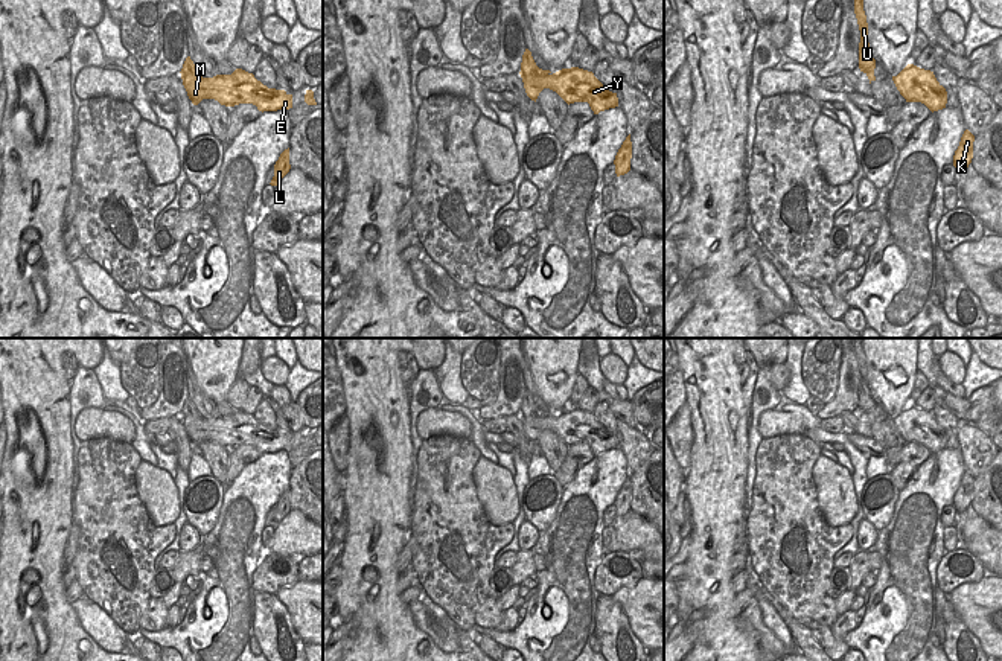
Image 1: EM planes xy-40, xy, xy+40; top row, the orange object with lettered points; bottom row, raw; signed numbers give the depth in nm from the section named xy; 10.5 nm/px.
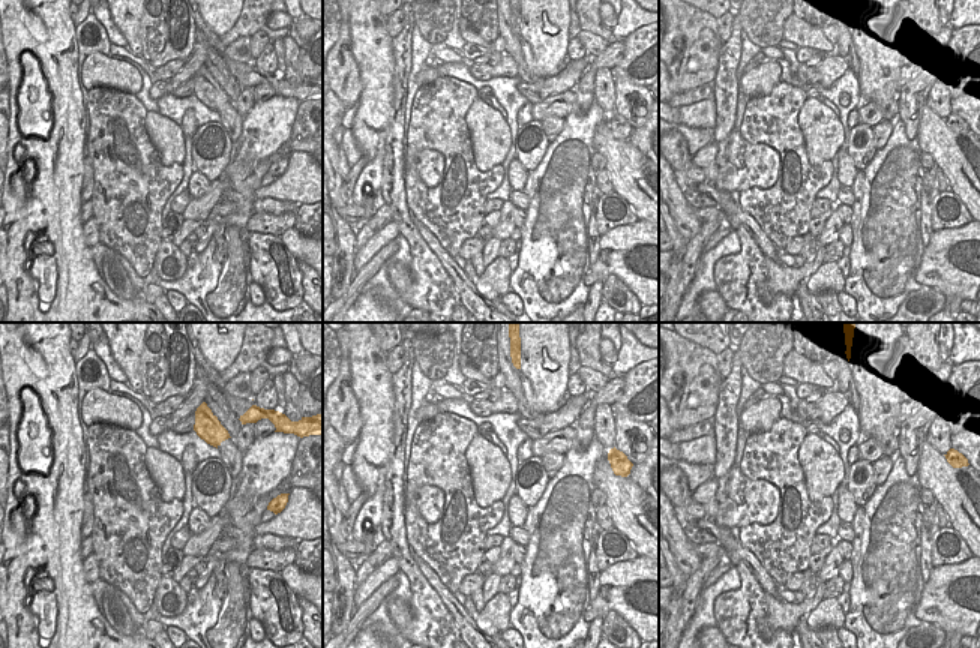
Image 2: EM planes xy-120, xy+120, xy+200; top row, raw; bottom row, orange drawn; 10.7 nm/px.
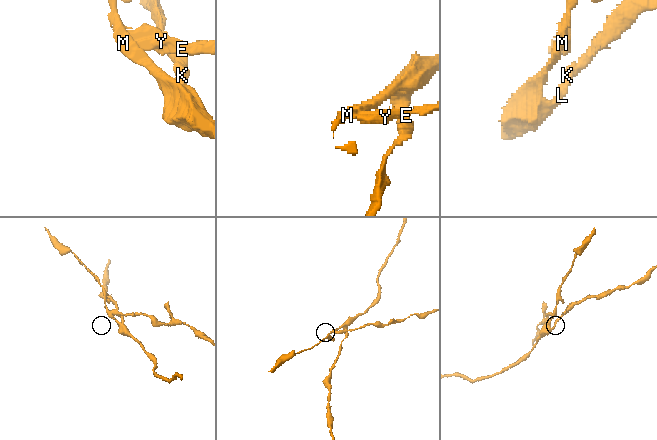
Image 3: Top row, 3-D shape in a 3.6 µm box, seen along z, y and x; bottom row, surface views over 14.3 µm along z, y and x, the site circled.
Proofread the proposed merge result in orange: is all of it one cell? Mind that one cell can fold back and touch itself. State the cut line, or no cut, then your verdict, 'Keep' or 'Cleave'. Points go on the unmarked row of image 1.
Split along xy-40 (256, 421), (239, 424), (239, 443). Cleave.

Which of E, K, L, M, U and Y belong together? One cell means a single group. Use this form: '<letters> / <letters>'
E Y / K L M U

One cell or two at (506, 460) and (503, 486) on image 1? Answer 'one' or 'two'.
two

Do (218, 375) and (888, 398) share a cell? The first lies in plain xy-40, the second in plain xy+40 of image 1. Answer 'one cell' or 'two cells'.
one cell

